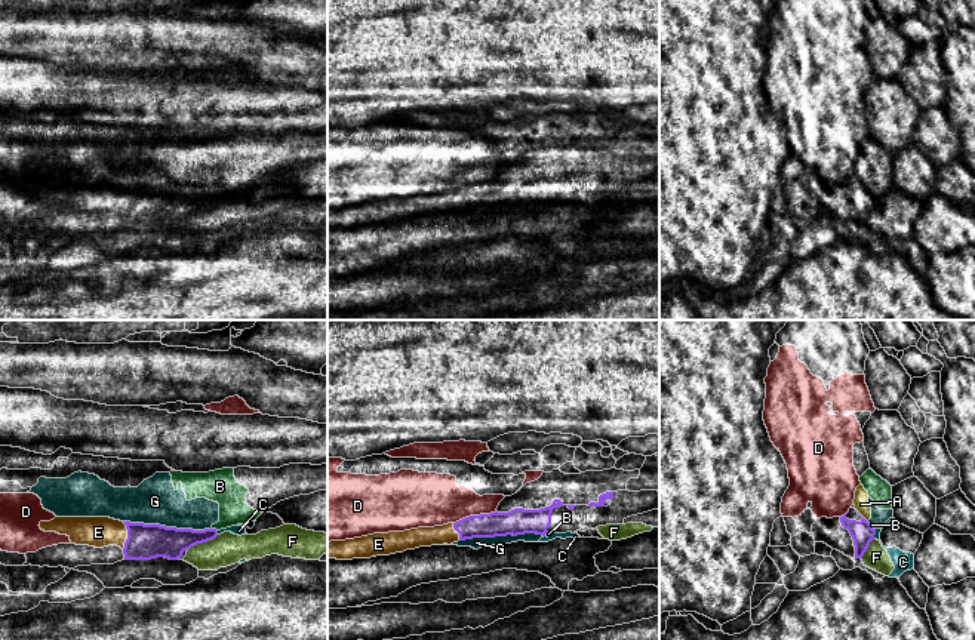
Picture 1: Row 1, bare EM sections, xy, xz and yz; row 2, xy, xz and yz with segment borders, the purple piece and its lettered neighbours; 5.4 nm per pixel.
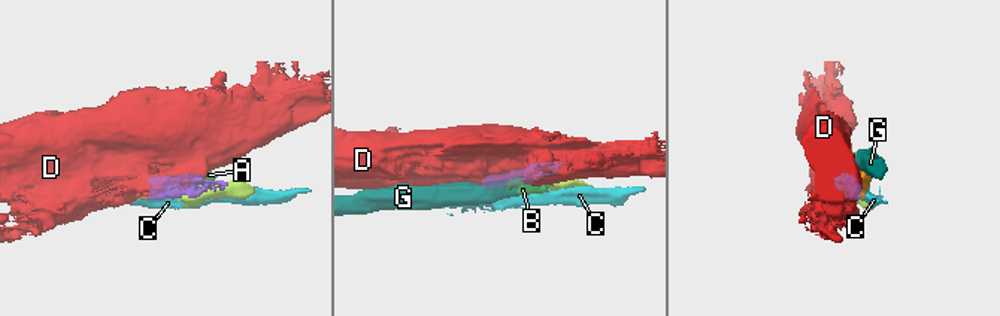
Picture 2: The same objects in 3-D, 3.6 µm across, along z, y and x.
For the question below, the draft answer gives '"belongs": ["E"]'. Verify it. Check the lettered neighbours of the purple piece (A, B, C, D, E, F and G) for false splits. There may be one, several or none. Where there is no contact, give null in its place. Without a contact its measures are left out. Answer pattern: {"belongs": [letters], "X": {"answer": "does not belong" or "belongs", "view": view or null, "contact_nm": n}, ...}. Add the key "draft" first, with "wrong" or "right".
{"draft": "right", "belongs": ["E"], "A": {"answer": "does not belong", "view": "yz", "contact_nm": 80}, "B": {"answer": "does not belong", "view": "xy", "contact_nm": 40}, "C": {"answer": "does not belong", "view": "yz", "contact_nm": 60}, "D": {"answer": "does not belong", "view": "xz", "contact_nm": 240}, "E": {"answer": "belongs", "view": "xy", "contact_nm": 150}, "F": {"answer": "does not belong", "view": "xy", "contact_nm": 190}, "G": {"answer": "does not belong", "view": "xy", "contact_nm": 480}}

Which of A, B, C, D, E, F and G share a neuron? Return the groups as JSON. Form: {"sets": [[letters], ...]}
{"sets": [["A", "B", "G"], ["C", "F"], ["D"], ["E"]]}

